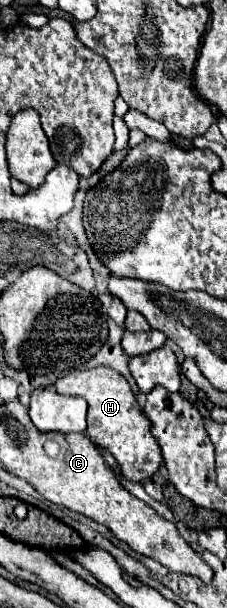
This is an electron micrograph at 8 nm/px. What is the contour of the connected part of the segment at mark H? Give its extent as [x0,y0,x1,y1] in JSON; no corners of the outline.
[55,366,165,482]

